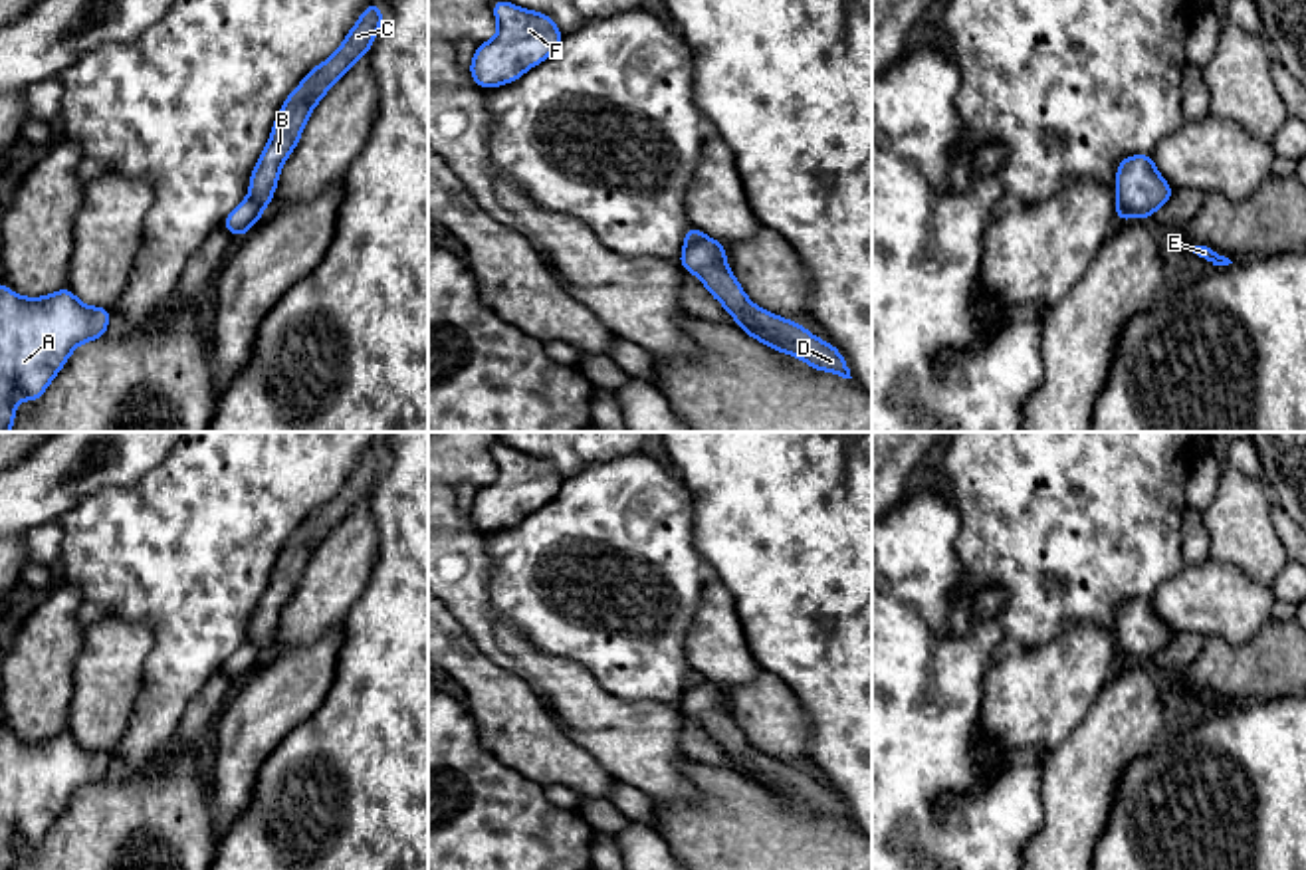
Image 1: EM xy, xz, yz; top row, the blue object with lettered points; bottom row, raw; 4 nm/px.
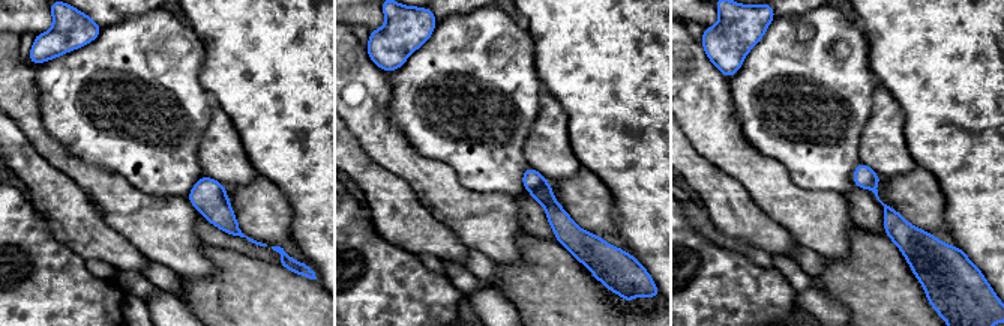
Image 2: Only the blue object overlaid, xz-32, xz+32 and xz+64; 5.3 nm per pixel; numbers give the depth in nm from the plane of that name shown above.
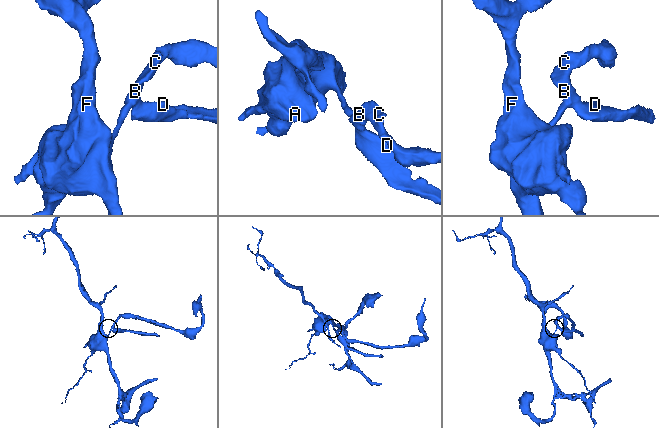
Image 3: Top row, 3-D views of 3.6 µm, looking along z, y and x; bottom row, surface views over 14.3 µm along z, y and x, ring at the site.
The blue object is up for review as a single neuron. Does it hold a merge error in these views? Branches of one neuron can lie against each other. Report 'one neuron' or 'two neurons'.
two neurons

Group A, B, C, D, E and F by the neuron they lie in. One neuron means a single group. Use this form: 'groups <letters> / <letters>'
groups A F / B C D E

